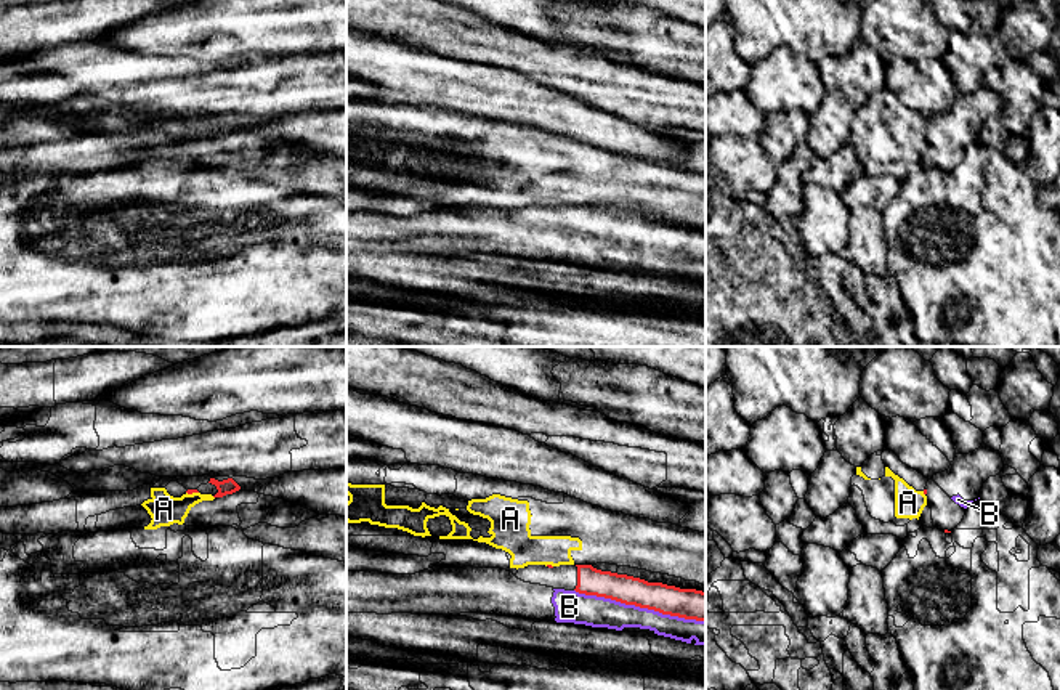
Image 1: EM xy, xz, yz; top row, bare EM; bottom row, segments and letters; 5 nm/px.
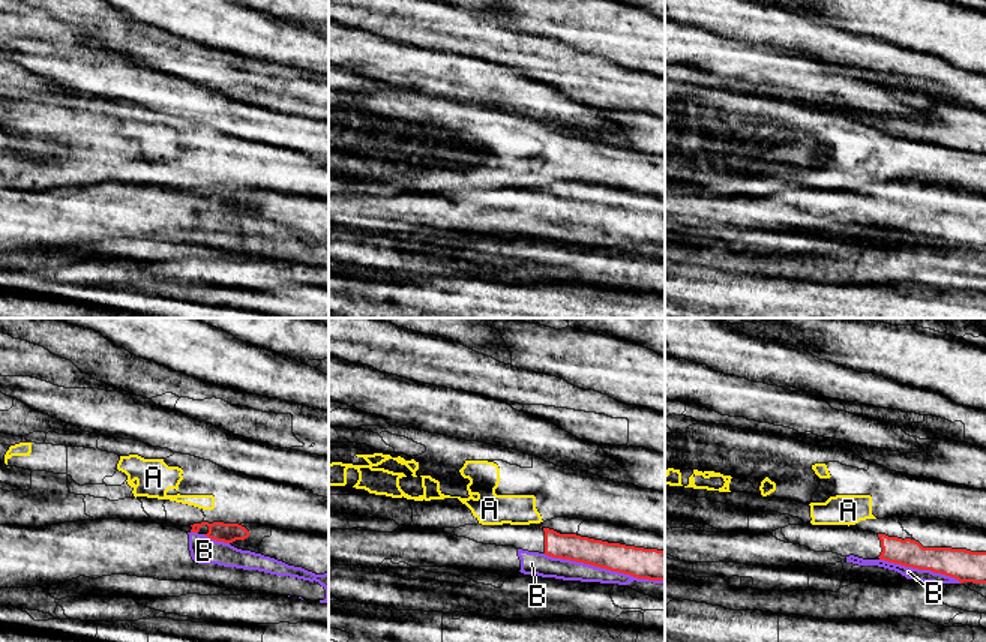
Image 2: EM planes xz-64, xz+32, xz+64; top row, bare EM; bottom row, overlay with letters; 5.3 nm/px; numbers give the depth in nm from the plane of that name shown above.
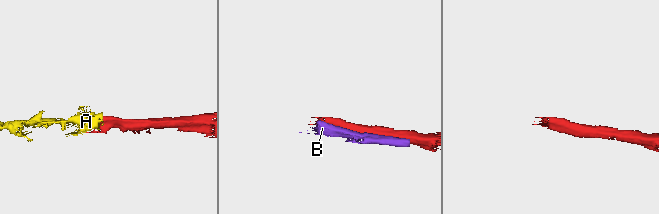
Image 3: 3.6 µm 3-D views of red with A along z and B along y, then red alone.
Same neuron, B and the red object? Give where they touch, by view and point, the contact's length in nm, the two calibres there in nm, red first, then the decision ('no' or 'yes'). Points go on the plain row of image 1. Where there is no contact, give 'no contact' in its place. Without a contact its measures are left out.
contact xz (640, 247); length 700 nm; calibres 160 and 160 nm; yes

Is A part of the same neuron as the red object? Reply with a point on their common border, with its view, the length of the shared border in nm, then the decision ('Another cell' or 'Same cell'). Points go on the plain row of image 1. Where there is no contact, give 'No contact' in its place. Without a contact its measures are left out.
Touches red at xy (193, 132). Shared border 60 nm. Another cell

